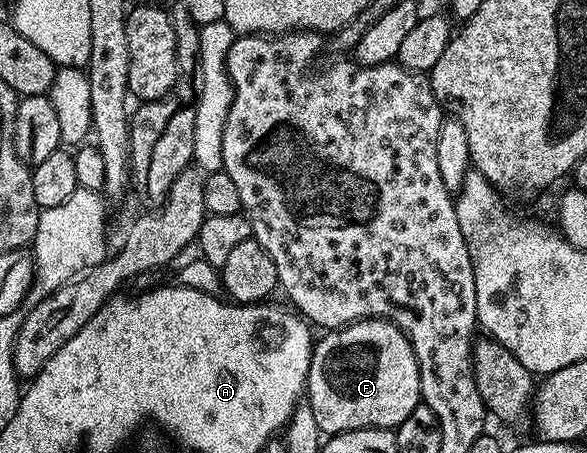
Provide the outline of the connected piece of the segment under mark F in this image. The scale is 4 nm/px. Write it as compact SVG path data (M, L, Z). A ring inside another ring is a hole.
M357 320L354 324L347 324L343 328L335 328L324 333L325 336L316 341L313 345L313 357L309 367L309 379L307 381L307 403L315 414L315 422L321 428L326 437L337 436L340 432L350 432L360 428L392 428L396 429L397 425L415 410L421 403L421 383L419 382L419 368L417 359L411 350L411 342L403 335L400 328L391 320Z

